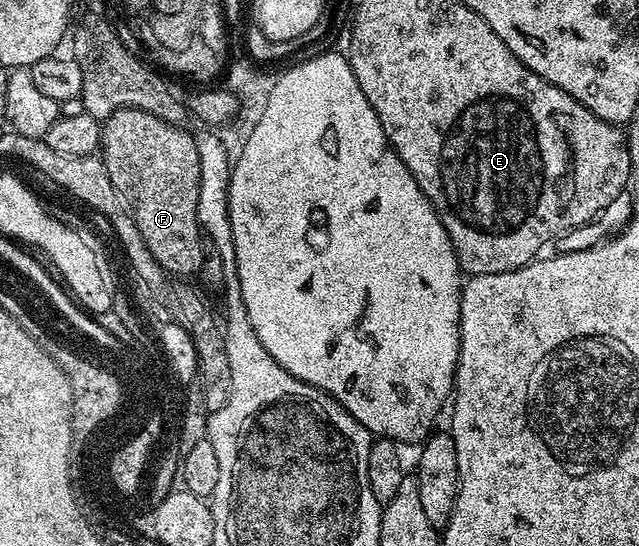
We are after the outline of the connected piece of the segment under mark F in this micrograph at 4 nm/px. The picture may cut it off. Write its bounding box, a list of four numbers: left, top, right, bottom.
[98,108,206,276]

